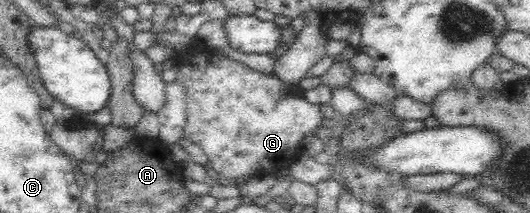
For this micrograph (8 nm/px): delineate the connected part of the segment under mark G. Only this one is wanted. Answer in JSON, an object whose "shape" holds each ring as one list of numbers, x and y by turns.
{"shape":[[187,52,189,62,181,58,182,53,179,54,179,65,178,65,178,77,176,78,179,81,179,84,182,84,186,95,186,122,184,125,184,139,191,141,193,143,199,144,199,146,207,155,208,164,211,166,211,169,215,171,216,174,220,174,222,177,228,180,237,180,240,181,244,176,261,176,261,175,275,175,286,167,289,167,299,156,295,156,295,149,300,145,301,140,304,137,307,137,310,134,313,134,314,131,322,126,322,121,324,115,321,112,321,105,310,104,305,100,305,98,299,98,295,94,291,94,286,86,289,84,283,82,277,75,274,75,272,72,265,74,259,71,255,71,228,56,223,55,221,52,213,54,213,56,202,57,193,57,190,53]]}

